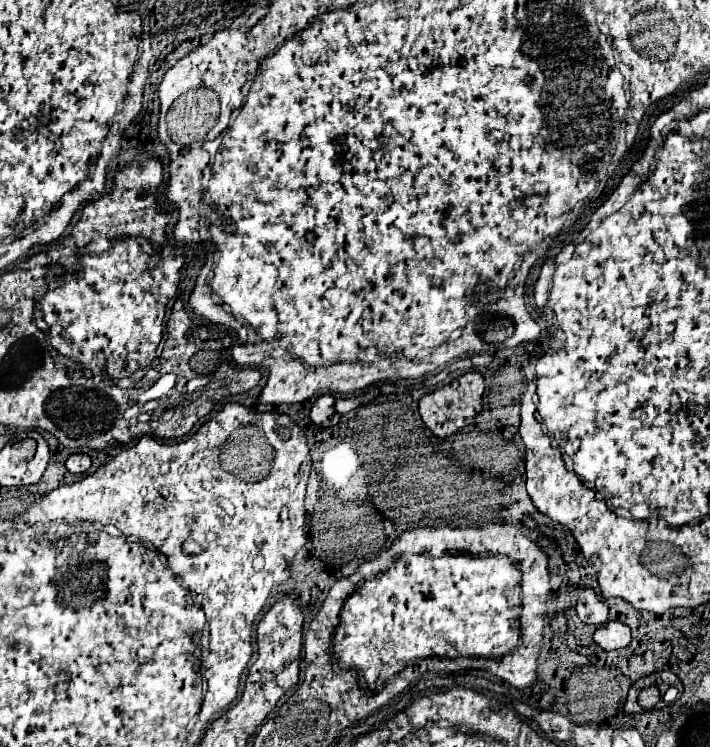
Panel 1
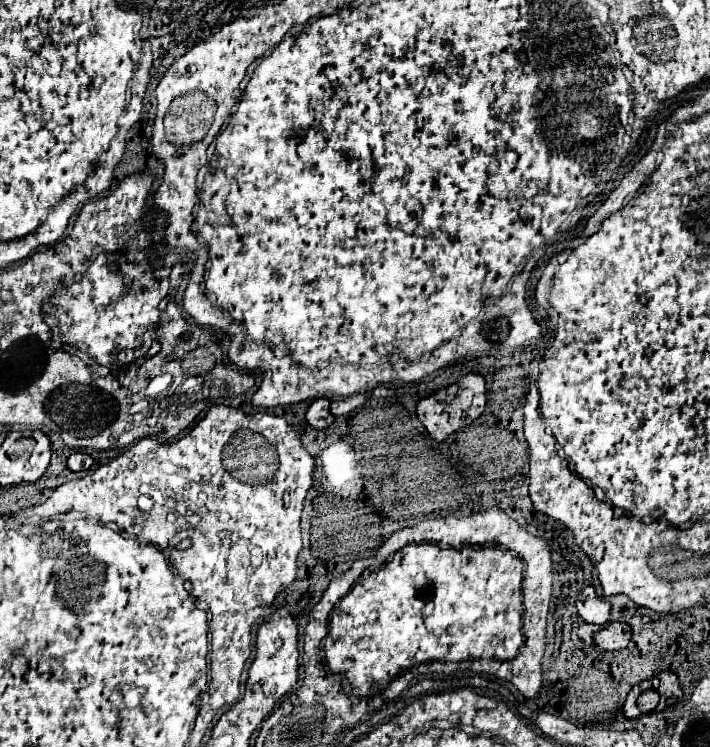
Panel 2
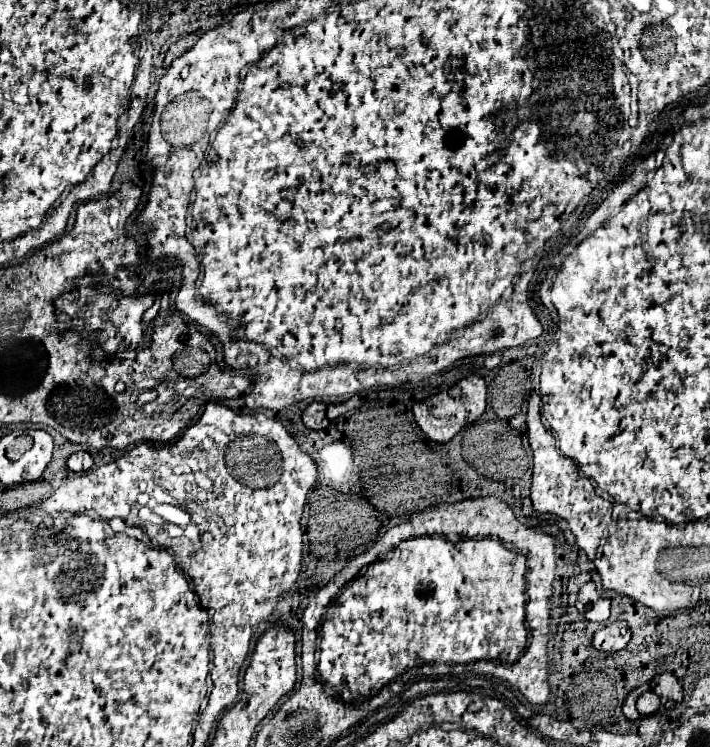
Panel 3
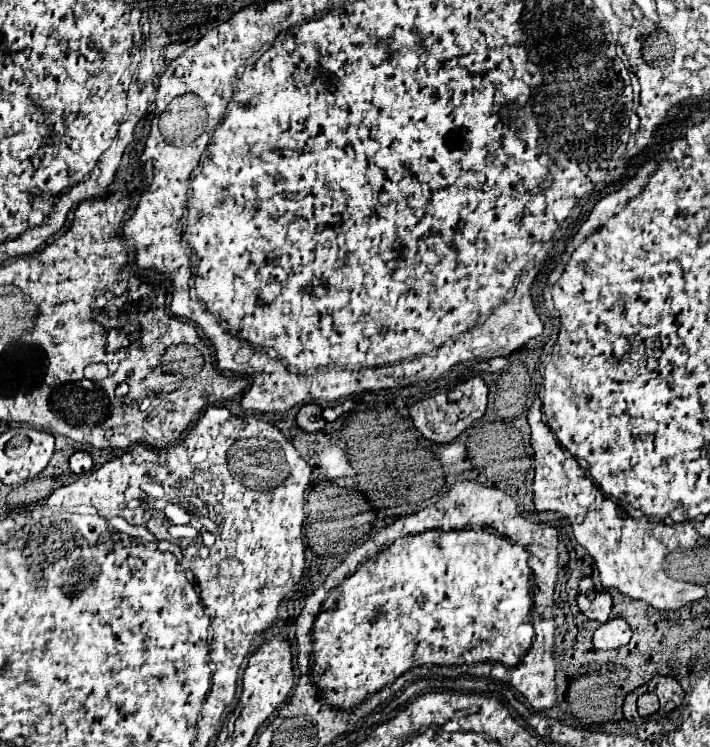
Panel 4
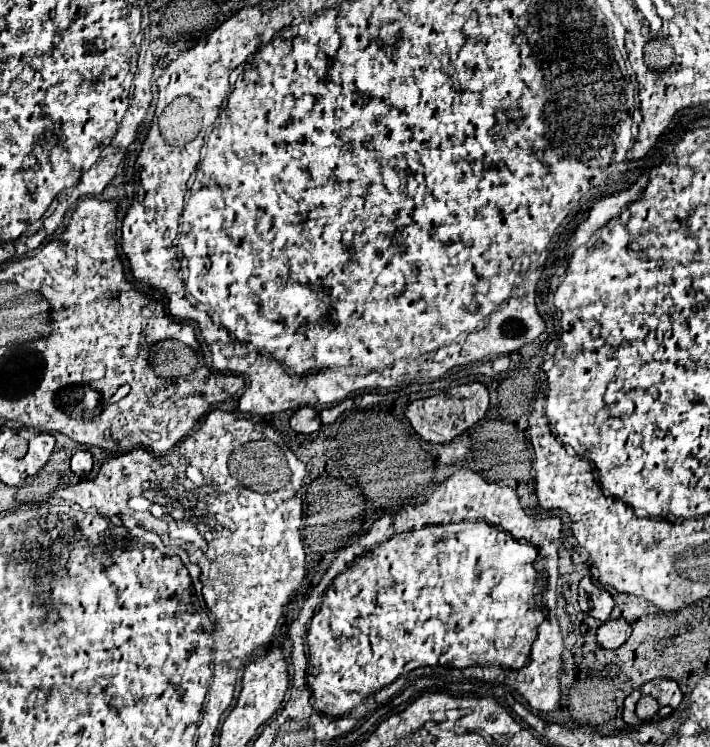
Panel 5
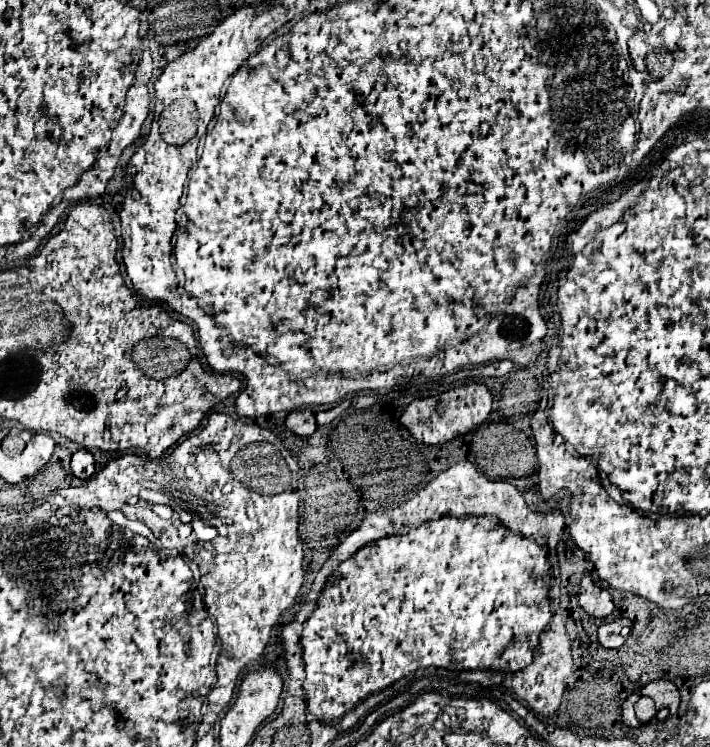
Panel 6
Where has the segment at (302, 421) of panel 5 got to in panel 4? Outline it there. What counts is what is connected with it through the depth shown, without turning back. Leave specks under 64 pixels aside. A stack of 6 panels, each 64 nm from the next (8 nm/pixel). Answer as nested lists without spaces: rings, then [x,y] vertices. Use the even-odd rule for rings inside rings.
[[[306,404],[300,408],[298,416],[296,416],[296,424],[304,430],[304,432],[316,432],[324,428],[324,418],[322,418],[322,408],[316,404]]]

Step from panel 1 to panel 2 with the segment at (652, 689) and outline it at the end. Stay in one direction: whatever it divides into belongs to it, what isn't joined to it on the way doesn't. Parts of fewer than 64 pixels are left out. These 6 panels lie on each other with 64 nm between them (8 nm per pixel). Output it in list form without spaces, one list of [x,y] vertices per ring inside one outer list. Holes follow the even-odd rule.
[[[662,672],[660,676],[660,682],[658,682],[658,692],[662,698],[668,698],[668,696],[676,696],[676,698],[682,698],[683,691],[678,681],[677,676],[674,676],[672,672]],[[642,688],[632,690],[632,692],[628,694],[628,700],[626,700],[626,704],[624,704],[624,714],[626,714],[626,718],[636,718],[636,716],[640,714],[638,708],[636,708],[636,698],[638,698],[640,692],[642,692]],[[646,690],[640,694],[638,698],[638,708],[640,712],[652,712],[656,706],[658,706],[658,692],[656,690]]]

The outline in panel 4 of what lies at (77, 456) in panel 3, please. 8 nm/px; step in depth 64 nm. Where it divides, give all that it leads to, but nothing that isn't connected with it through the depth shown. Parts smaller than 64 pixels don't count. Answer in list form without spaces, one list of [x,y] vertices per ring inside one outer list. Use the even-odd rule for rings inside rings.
[[[74,452],[70,458],[70,470],[74,474],[86,474],[92,470],[92,456],[88,452]]]

